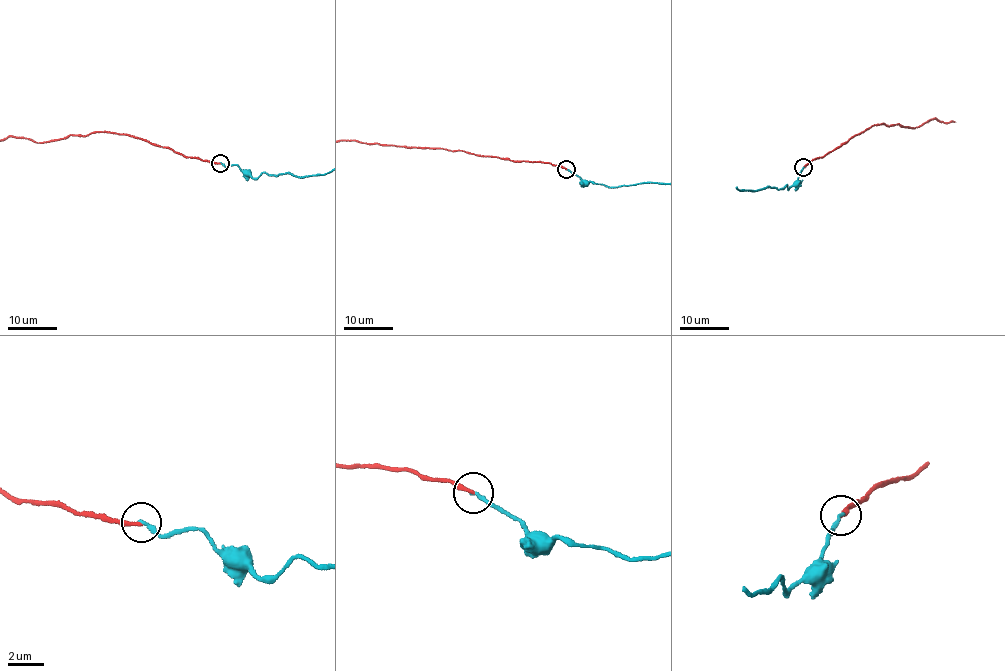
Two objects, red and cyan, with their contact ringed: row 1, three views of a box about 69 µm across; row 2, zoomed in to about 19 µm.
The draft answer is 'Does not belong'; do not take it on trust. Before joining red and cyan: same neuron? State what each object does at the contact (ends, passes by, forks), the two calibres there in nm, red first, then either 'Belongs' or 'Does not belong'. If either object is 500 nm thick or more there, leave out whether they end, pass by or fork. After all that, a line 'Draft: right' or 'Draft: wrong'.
At the ring red ends. At the ring cyan ends. Thickness 220 nm (red) against 220 nm. Belongs
Draft: wrong

